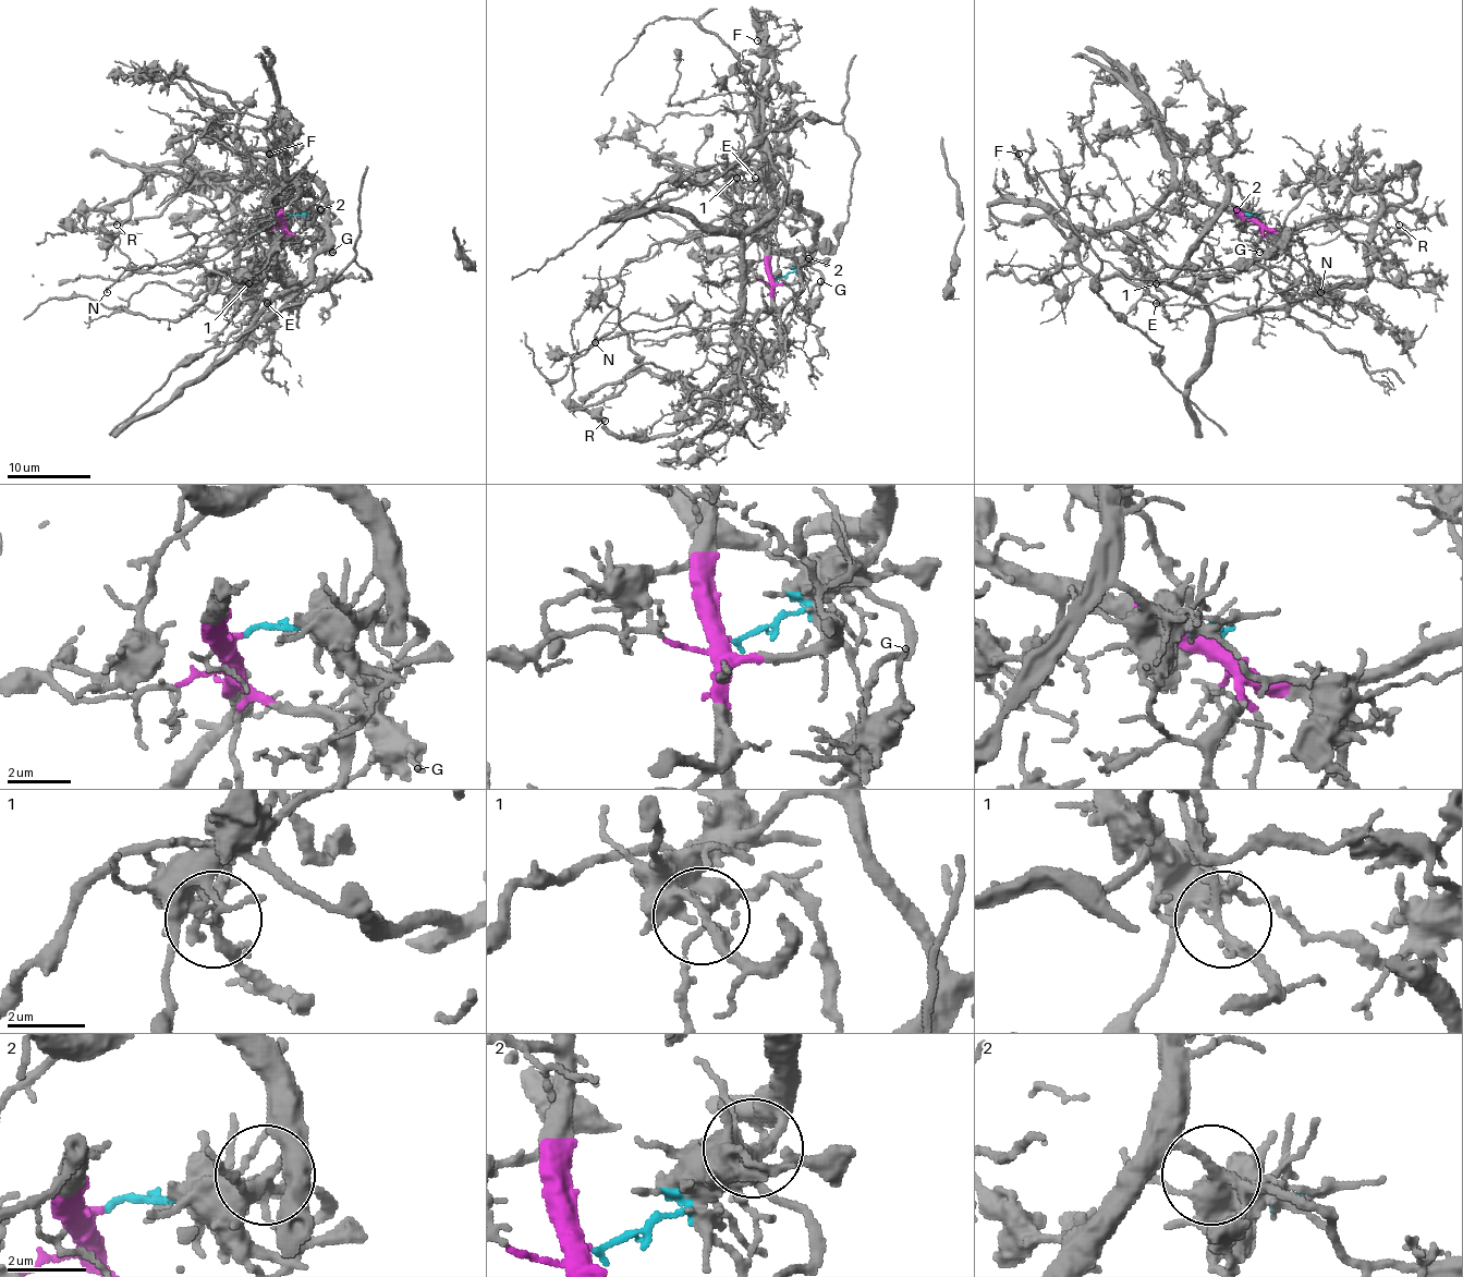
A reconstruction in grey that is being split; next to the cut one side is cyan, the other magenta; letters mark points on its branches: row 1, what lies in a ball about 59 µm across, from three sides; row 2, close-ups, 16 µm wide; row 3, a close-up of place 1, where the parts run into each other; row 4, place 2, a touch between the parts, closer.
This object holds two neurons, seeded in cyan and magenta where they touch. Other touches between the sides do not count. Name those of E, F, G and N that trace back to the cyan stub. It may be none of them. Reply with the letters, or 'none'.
G

